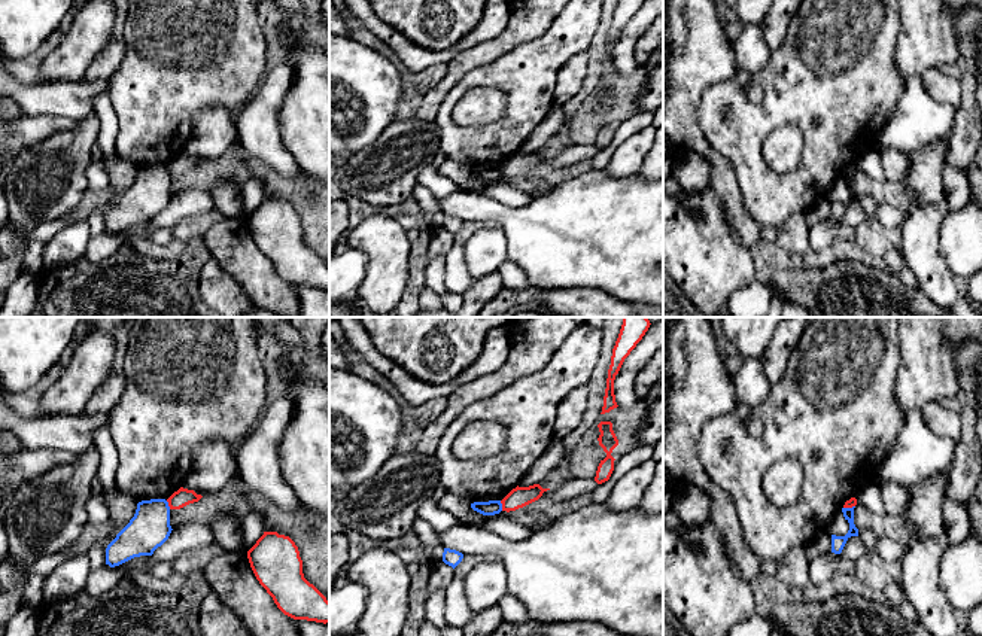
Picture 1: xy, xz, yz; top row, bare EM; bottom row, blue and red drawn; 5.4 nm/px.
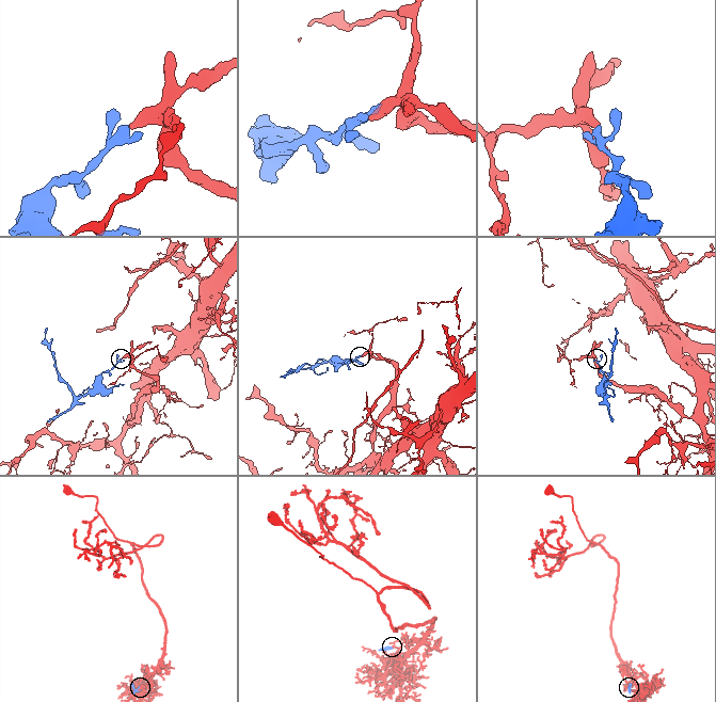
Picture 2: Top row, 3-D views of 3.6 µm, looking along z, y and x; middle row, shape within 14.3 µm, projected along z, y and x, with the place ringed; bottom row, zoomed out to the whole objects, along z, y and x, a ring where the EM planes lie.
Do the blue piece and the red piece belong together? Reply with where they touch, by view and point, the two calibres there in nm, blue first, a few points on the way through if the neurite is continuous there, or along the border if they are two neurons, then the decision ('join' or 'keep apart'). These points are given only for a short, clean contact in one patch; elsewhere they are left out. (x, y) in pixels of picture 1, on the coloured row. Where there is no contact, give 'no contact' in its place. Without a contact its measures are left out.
contact xz (501, 505); calibres 80 and 110 nm; border xz (499, 501), (502, 510); keep apart

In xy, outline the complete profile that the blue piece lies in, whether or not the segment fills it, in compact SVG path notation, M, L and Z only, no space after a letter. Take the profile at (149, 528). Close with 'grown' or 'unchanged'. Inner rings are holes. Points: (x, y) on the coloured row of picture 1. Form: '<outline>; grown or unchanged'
M165 499L139 502L134 517L107 545L106 565L115 567L134 557L152 556L168 539L171 530Z; unchanged

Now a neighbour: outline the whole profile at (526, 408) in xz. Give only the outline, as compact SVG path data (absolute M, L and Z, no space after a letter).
M584 323L562 343L541 371L468 405L447 427L435 451L446 490L474 503L502 500L516 489L554 438L560 401L589 383L602 338L602 328ZM475 422L499 423L507 429L507 439L499 453L465 462L454 454L453 444Z

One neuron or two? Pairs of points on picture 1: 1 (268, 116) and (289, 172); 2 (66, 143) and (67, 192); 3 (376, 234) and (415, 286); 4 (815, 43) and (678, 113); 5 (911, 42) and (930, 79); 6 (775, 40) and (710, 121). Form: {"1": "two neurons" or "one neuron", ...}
{"1": "one neuron", "2": "one neuron", "3": "two neurons", "4": "two neurons", "5": "two neurons", "6": "two neurons"}

